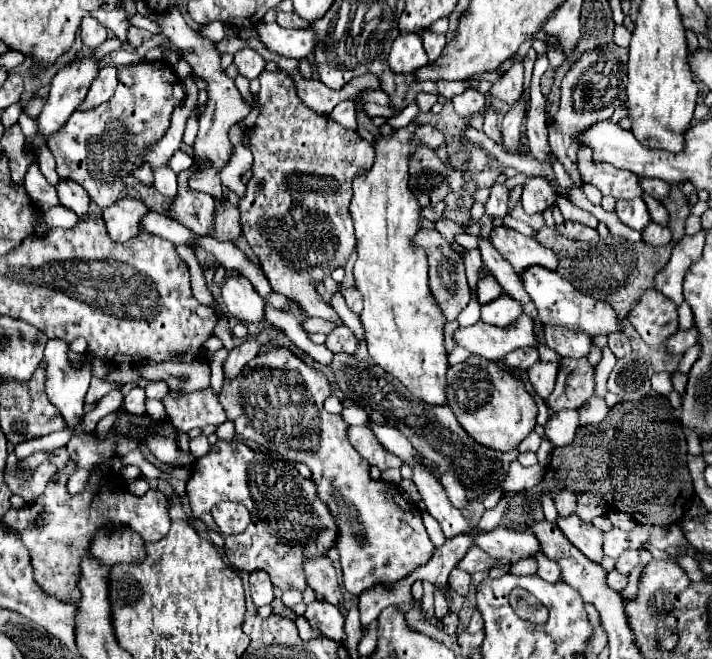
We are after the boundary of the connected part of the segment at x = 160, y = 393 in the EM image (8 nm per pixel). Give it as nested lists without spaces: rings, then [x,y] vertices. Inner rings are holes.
[[[148,382],[146,384],[146,396],[150,400],[164,400],[168,396],[170,388],[166,386],[166,382]]]

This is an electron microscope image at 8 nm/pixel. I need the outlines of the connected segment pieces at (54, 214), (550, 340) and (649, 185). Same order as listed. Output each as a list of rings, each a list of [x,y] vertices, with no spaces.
[[[54,206],[52,210],[48,210],[46,214],[44,214],[44,218],[46,218],[46,222],[48,222],[48,226],[60,226],[60,228],[72,228],[76,222],[78,222],[78,216],[76,214],[72,214],[70,210],[66,210],[64,206]]]
[[[546,326],[546,344],[562,358],[584,358],[590,352],[590,336],[564,326]]]
[[[644,178],[644,180],[640,180],[642,182],[642,186],[644,186],[644,192],[646,194],[650,194],[650,196],[654,196],[658,202],[660,200],[664,200],[666,196],[668,196],[668,192],[670,192],[670,184],[666,184],[666,182],[662,182],[662,180],[654,180],[654,178]]]

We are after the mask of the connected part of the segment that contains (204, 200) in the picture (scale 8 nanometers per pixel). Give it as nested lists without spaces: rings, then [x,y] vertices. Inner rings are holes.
[[[188,168],[178,174],[178,192],[168,208],[168,216],[196,234],[212,234],[216,200],[210,194],[196,192],[188,186],[188,180],[196,168]]]

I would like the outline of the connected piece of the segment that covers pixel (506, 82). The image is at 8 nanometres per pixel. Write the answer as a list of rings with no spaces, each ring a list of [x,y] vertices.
[[[524,40],[522,46],[518,48],[518,52],[510,58],[512,66],[502,74],[502,78],[492,86],[490,94],[508,102],[510,106],[522,96],[522,90],[524,90],[524,58],[526,58],[526,52],[532,48],[532,40]]]

